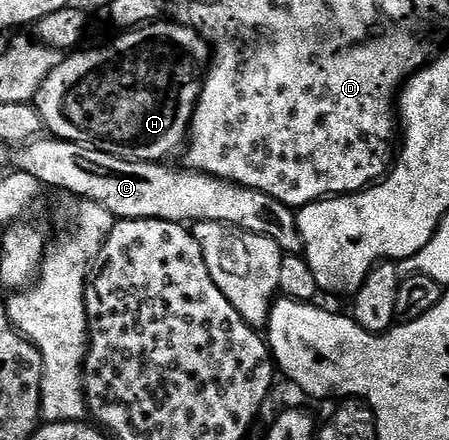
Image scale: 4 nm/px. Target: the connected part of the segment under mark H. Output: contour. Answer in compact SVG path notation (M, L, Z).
M160 19L149 25L141 25L137 29L129 29L120 32L119 37L112 39L108 45L103 45L100 49L83 49L71 51L64 56L61 63L57 63L57 67L53 67L53 71L49 71L49 75L45 79L45 83L41 83L41 87L37 91L33 102L35 110L41 115L46 132L50 136L61 141L72 141L78 145L87 145L90 149L100 149L114 157L120 157L126 161L154 161L162 162L163 157L167 157L170 153L175 153L184 148L185 142L189 137L189 126L191 120L195 117L195 108L199 102L199 96L203 90L203 79L207 76L207 71L213 56L213 50L209 44L208 38L204 37L200 30L192 27L190 24L170 25L166 19Z

